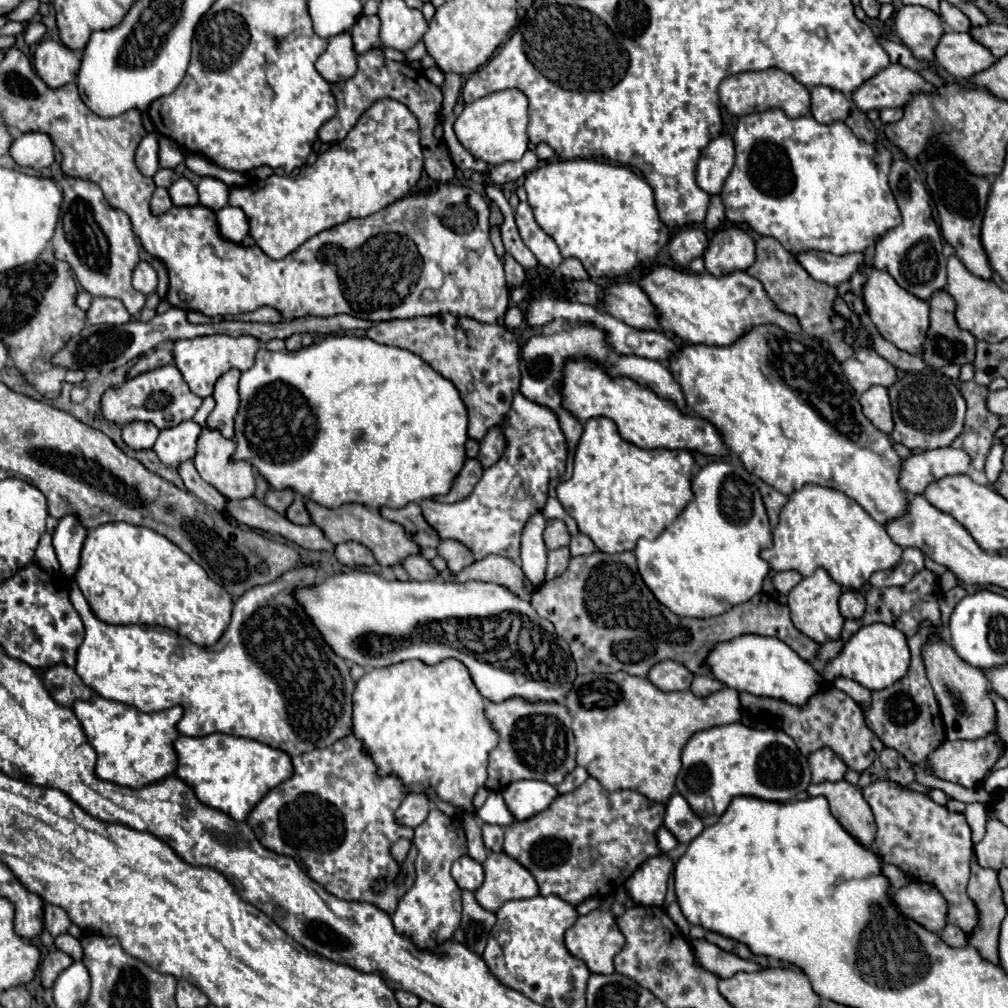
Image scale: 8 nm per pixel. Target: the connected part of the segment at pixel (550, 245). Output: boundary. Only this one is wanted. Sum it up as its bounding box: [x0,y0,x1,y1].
[516,203,562,269]

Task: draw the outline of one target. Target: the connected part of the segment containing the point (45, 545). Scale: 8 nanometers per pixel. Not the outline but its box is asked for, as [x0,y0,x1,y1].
[36,533,60,571]

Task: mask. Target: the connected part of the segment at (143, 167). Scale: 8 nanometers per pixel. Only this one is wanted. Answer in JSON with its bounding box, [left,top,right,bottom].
[136,133,158,177]

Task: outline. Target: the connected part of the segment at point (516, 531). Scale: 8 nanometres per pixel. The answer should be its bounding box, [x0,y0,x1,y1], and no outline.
[420,393,566,561]

